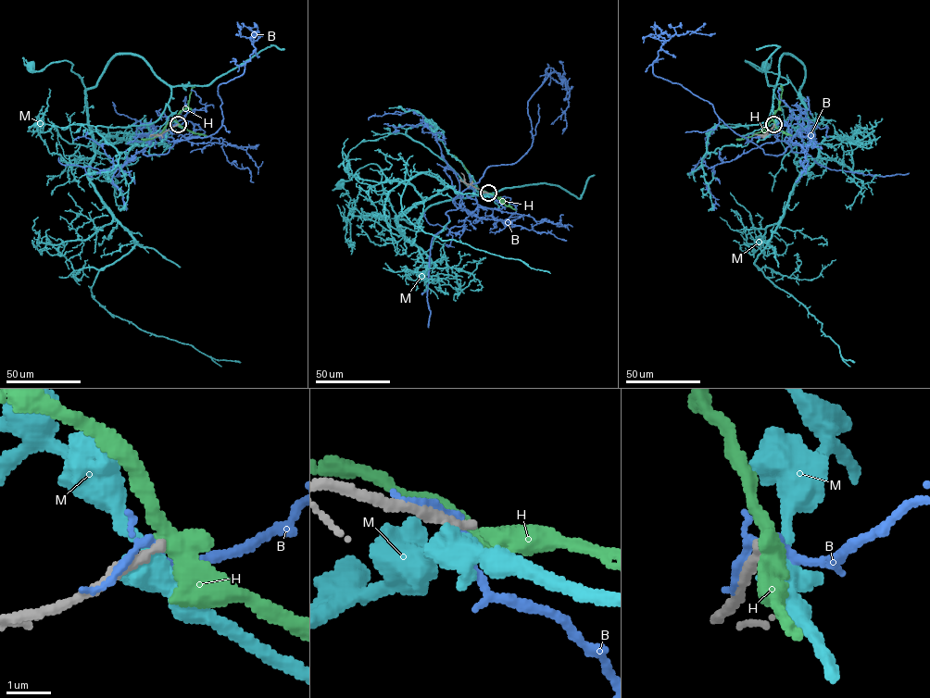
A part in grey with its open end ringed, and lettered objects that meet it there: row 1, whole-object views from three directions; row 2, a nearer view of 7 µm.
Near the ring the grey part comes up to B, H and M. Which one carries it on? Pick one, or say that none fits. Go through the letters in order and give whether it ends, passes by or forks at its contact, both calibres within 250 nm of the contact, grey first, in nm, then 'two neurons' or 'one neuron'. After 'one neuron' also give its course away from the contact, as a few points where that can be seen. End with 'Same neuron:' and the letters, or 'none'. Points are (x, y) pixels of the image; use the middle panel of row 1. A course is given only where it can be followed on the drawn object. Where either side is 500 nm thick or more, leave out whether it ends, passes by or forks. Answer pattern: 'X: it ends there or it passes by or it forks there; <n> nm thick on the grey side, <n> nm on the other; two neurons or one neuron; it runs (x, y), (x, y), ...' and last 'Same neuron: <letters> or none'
B: it passes by; 240 nm thick on the grey side, 140 nm on the other; two neurons
H: it passes by; 190 nm thick on the grey side, 460 nm on the other; two neurons
M: it forks there; 280 nm thick on the grey side, 400 nm on the other; two neurons
Same neuron: none

